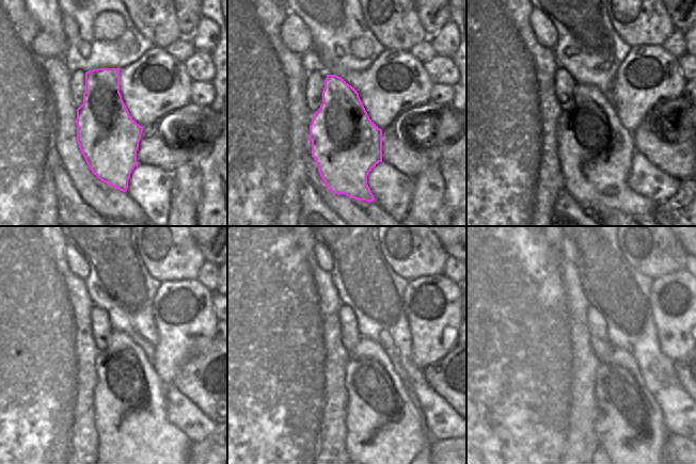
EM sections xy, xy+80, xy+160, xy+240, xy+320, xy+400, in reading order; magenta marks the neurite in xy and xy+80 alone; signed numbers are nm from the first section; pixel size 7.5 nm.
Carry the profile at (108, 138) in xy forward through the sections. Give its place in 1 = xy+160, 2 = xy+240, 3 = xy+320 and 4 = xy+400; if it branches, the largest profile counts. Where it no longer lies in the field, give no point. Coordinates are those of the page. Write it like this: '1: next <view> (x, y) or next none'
1: next xy+160 (596, 152)
2: next xy+240 (128, 402)
3: next xy+320 (382, 424)
4: next xy+400 (630, 426)

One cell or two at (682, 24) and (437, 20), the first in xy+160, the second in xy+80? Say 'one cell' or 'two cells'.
one cell

